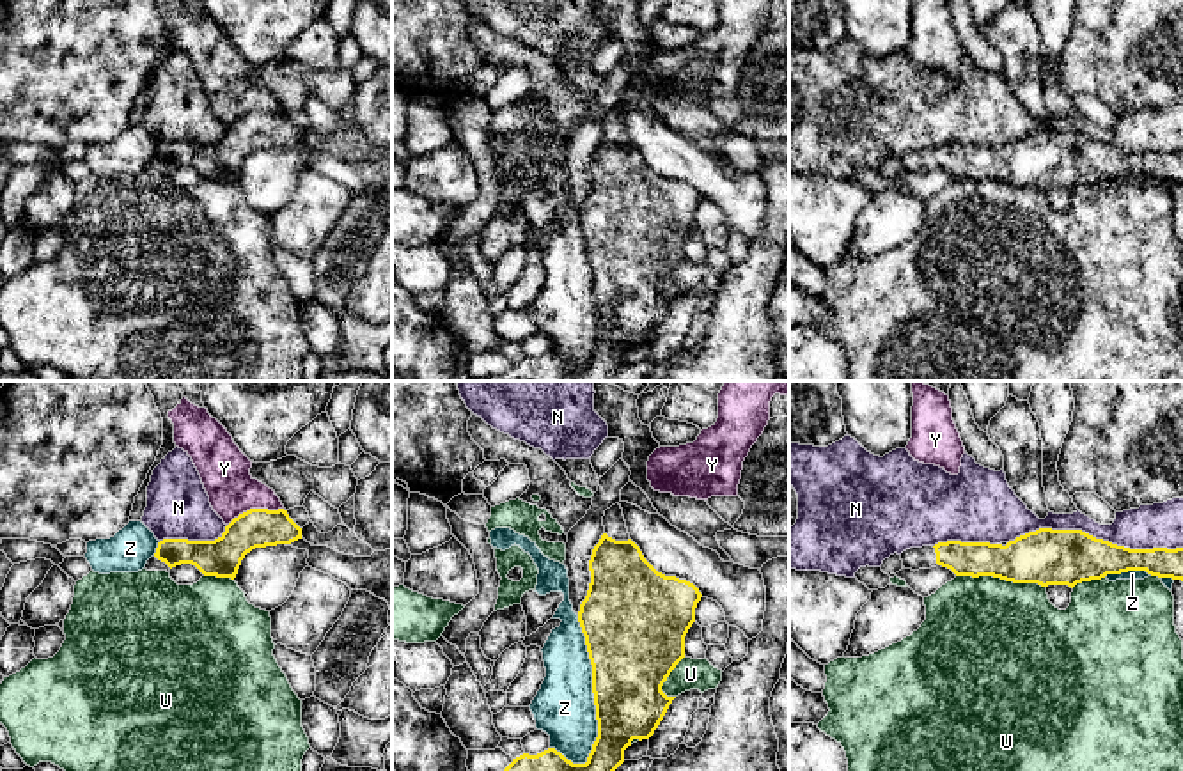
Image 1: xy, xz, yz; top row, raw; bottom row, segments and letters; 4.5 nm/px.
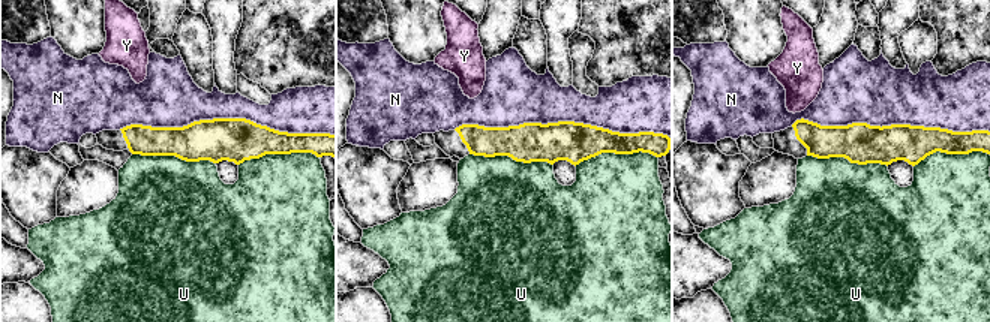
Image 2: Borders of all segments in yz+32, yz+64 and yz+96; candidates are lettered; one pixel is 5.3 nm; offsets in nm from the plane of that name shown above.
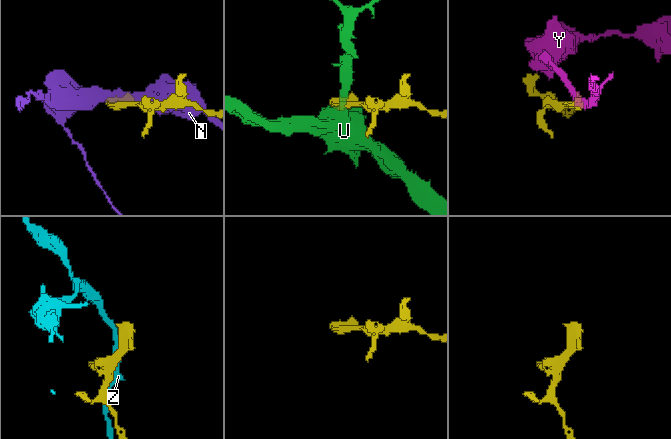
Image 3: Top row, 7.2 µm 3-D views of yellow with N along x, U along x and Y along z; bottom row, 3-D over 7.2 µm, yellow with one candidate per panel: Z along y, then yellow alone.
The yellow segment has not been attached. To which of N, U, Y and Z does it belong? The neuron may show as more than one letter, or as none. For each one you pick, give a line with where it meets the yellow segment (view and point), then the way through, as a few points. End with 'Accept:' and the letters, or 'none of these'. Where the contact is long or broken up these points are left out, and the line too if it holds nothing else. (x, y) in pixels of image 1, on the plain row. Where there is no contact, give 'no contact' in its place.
Accept: none of these

